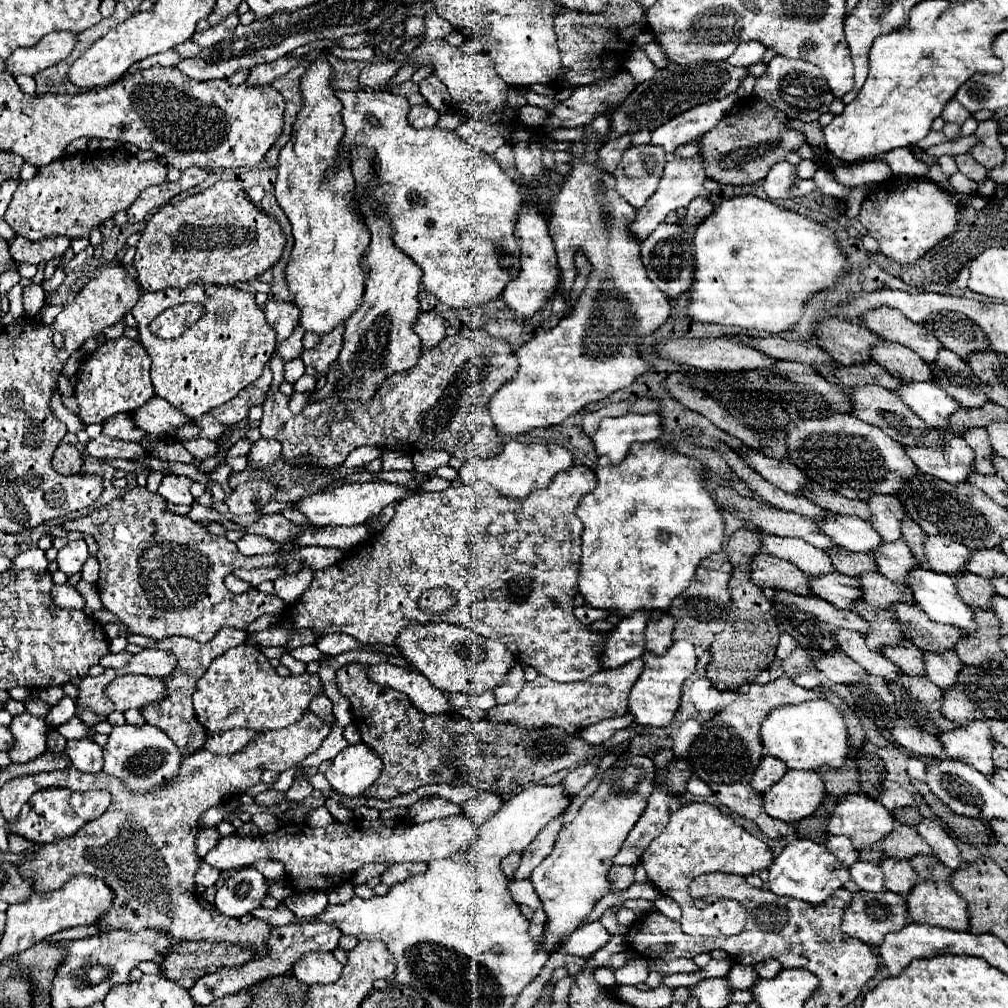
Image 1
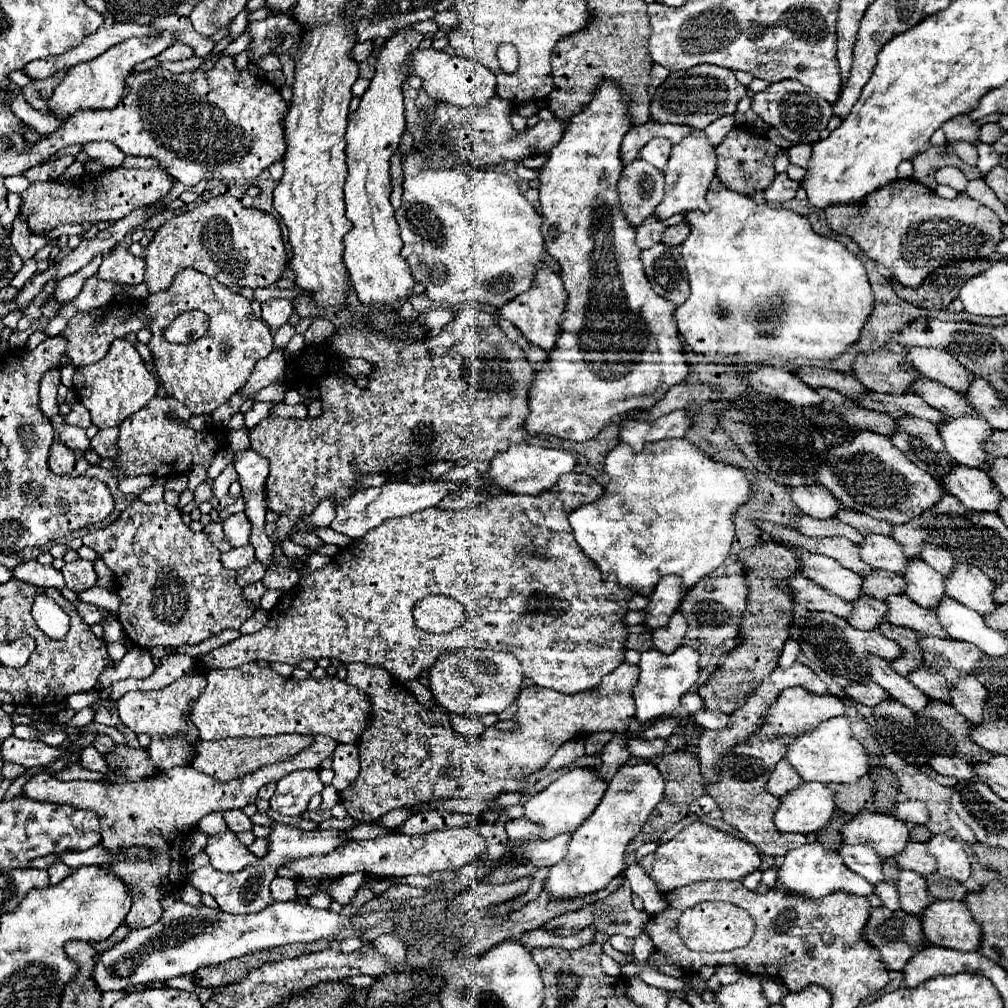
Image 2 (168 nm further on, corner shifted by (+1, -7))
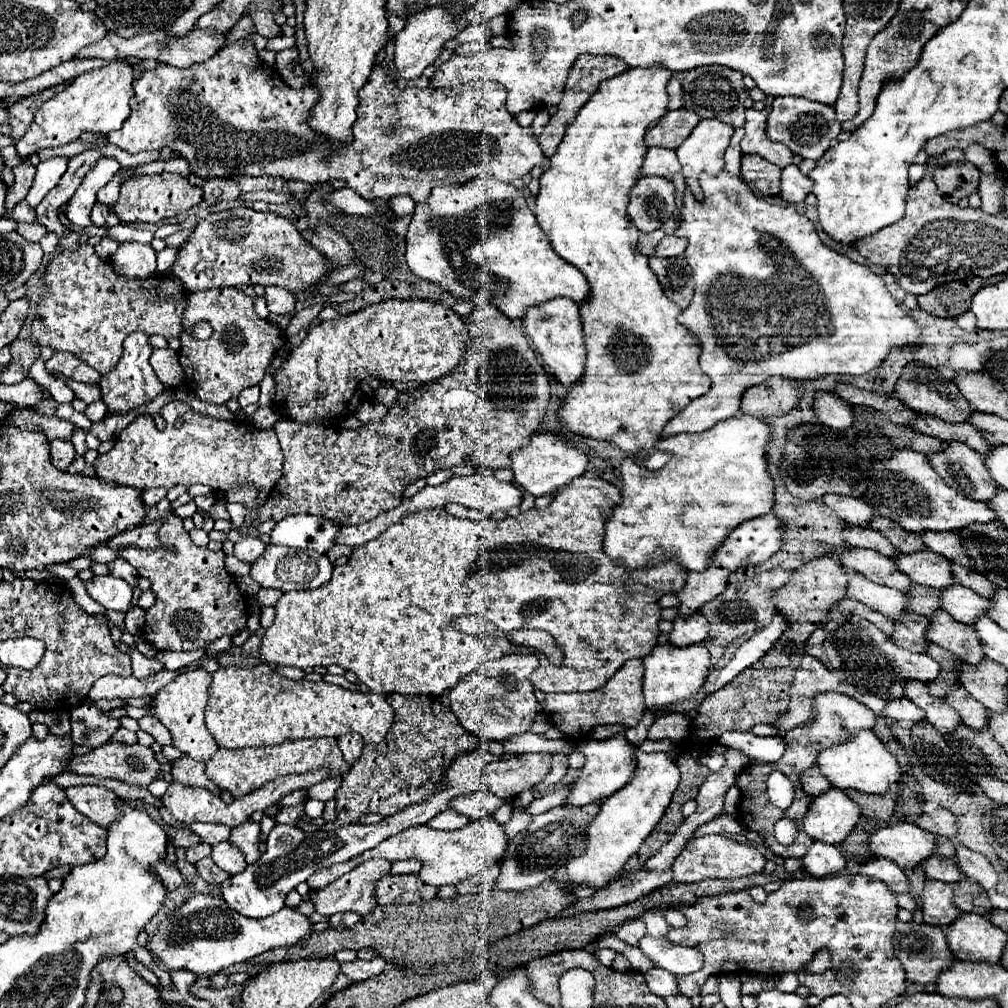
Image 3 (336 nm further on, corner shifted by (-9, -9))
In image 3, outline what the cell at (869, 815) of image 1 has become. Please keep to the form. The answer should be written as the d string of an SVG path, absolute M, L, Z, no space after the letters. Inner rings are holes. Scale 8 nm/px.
M901 822L889 828L881 828L871 836L869 850L875 856L893 860L899 868L911 870L935 854L937 838L931 832L921 830L915 824Z

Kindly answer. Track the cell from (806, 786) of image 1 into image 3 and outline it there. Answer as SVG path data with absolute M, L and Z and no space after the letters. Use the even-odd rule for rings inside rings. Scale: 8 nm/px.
M831 788L813 800L803 818L803 830L813 840L839 846L855 828L859 816L859 806L839 788Z

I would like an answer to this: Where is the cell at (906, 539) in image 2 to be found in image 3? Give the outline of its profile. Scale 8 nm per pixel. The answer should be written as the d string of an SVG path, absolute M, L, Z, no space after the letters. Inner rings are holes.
M925 532L923 542L929 550L945 556L947 560L959 562L965 568L975 568L975 564L971 562L967 552L963 550L959 534L955 534L955 532Z

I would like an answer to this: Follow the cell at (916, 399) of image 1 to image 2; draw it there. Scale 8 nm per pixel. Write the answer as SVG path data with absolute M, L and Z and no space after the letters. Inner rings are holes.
M959 416L959 418L945 418L939 424L939 434L945 444L945 452L953 456L955 462L981 468L987 458L981 442L989 438L991 426L979 416Z

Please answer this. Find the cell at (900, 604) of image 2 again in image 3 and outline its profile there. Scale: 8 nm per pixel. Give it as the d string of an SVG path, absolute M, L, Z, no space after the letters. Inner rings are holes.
M939 610L931 618L931 628L927 632L929 642L957 654L967 664L979 664L985 654L979 646L979 634L967 624L953 620L945 610Z

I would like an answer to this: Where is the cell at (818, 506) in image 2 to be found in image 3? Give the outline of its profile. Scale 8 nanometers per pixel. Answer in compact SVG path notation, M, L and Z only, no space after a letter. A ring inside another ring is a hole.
M827 494L823 498L823 502L833 512L837 512L849 526L869 526L871 518L873 518L873 508L859 498L841 496L841 494Z

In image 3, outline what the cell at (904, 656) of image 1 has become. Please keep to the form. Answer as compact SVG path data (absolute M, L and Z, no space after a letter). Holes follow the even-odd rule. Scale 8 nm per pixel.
M957 686L945 700L949 706L953 706L963 722L973 728L973 730L987 730L987 708L981 706L981 702L977 702L975 698L971 698L971 694L967 694L967 690L963 690L963 686Z

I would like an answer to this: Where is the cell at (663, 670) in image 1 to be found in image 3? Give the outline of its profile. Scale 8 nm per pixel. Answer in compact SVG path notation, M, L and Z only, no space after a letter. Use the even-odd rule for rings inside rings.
M669 642L657 644L653 652L643 658L643 666L645 666L645 680L643 680L645 704L647 708L661 708L681 702L703 688L709 670L709 652L701 644L685 646L685 648L671 646Z

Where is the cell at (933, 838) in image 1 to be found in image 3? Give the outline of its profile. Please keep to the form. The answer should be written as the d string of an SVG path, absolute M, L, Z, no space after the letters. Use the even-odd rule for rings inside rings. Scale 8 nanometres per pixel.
M957 848L957 860L959 860L961 872L967 878L977 880L985 890L995 888L995 884L999 882L997 880L997 872L993 870L991 862L983 854L973 852L969 848Z

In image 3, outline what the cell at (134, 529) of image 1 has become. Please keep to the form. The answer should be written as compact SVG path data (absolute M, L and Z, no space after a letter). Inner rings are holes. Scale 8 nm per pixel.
M171 516L159 528L163 548L143 552L133 546L121 550L121 556L135 566L139 576L151 580L151 590L157 594L157 604L145 610L145 640L157 650L197 650L209 642L245 630L249 618L247 598L237 588L233 576L223 566L223 552L211 552L191 542L179 516ZM165 546L175 546L177 552L167 552Z

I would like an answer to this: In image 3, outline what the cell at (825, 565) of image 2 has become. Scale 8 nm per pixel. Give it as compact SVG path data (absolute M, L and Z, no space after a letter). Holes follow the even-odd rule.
M849 572L847 576L849 576L849 590L847 590L849 598L863 602L871 610L881 612L883 616L893 620L899 620L909 612L905 592L899 592L889 586L879 586L855 572Z

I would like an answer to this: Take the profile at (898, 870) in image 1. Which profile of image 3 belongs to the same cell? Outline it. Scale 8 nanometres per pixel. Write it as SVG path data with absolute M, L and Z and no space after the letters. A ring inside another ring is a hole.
M927 880L923 888L923 918L925 924L949 926L955 918L961 916L961 910L953 902L953 890L947 882Z

